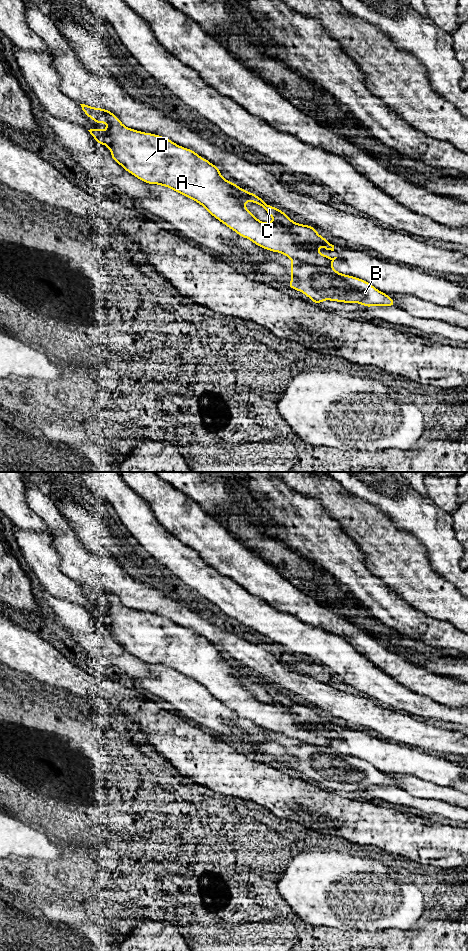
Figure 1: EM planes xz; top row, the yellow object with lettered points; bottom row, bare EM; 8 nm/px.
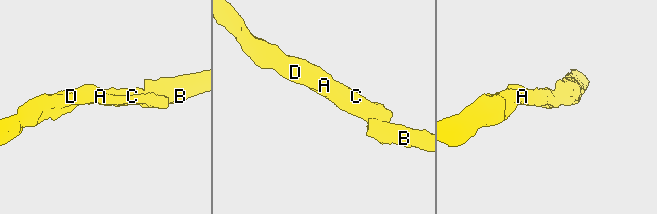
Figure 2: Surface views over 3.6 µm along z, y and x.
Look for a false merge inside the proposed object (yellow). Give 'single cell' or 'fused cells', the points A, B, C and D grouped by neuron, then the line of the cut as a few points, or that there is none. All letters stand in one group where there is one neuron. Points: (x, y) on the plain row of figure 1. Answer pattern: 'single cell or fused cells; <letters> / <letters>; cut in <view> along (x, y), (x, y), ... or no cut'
fused cells; A C D / B; cut in xz along (292, 738), (307, 743), (329, 746)

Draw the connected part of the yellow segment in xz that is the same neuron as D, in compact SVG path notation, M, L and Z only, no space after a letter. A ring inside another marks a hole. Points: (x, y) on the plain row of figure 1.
M80 584L87 597L96 603L108 603L105 611L88 610L96 623L106 625L111 631L112 639L127 652L147 664L166 666L201 684L213 697L235 711L241 717L251 720L255 725L272 732L297 739L302 742L330 746L337 737L328 737L318 732L318 726L334 731L334 725L325 717L317 714L317 709L310 705L298 704L292 701L285 692L277 687L267 685L264 679L238 667L232 661L224 659L220 648L200 637L195 631L177 625L166 617L137 611L124 606L120 599L111 591ZM245 681L260 685L269 695L273 703L259 701L245 686Z

